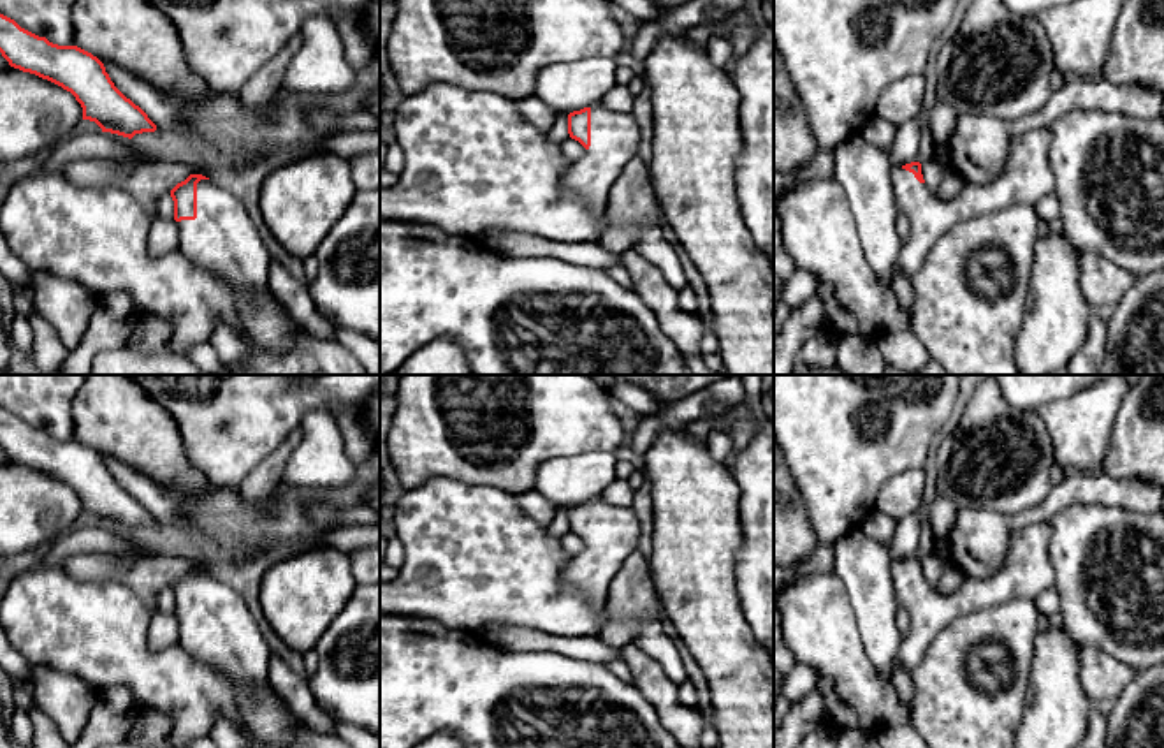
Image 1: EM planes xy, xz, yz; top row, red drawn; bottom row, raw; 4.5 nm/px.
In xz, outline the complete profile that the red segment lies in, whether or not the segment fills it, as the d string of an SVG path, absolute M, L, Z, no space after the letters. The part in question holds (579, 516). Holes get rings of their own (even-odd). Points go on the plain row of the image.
M594 498L568 509L568 528L586 546L570 560L563 583L582 593L593 609L603 609L621 565L637 551L638 519L631 507Z

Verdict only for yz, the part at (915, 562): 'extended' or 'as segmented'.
extended

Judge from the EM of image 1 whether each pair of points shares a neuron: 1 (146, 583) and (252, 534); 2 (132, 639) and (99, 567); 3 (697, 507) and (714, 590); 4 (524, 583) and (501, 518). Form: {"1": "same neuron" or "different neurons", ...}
{"1": "different neurons", "2": "different neurons", "3": "same neuron", "4": "same neuron"}

